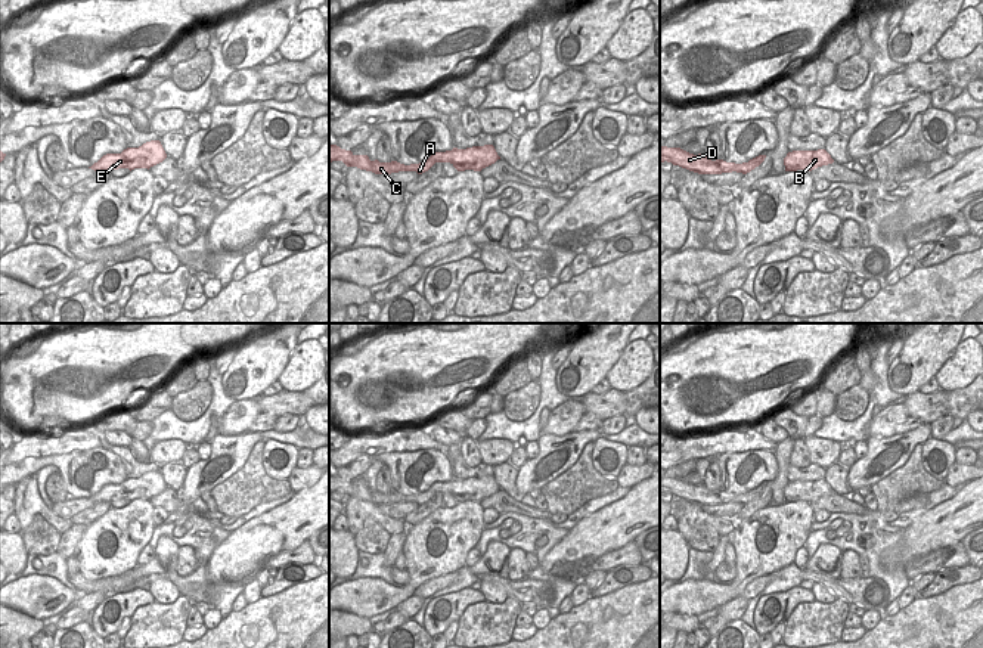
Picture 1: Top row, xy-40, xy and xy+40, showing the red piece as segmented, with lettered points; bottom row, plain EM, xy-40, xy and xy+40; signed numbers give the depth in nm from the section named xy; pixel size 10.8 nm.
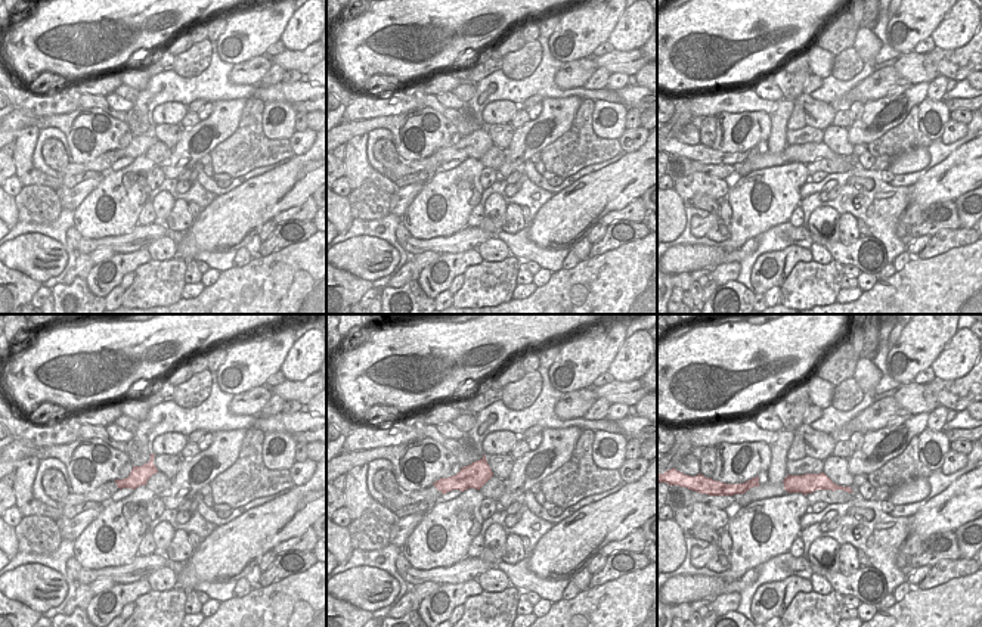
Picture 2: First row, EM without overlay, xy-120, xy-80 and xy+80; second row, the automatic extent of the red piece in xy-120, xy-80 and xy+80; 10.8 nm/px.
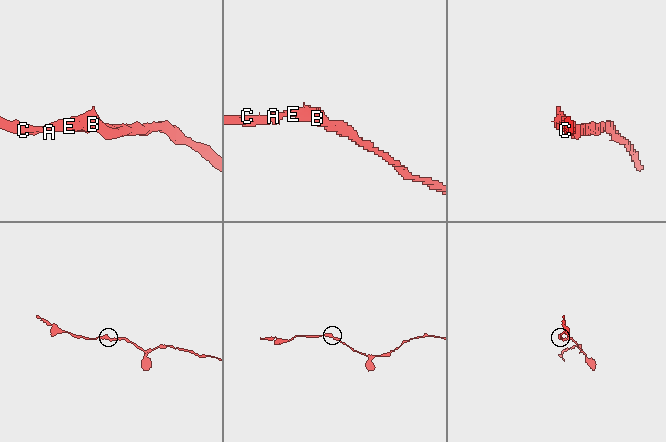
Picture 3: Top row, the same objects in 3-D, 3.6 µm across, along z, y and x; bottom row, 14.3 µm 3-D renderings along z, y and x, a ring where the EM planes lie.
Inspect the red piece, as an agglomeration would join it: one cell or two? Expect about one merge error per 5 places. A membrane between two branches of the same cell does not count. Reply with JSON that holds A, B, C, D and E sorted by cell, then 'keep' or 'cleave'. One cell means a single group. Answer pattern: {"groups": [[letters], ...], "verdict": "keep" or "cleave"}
{"groups": [["A", "B", "C", "D", "E"]], "verdict": "keep"}

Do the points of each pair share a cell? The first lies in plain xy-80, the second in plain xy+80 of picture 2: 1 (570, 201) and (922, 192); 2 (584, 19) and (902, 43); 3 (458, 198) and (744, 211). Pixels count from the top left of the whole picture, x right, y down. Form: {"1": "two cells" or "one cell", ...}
{"1": "one cell", "2": "one cell", "3": "one cell"}

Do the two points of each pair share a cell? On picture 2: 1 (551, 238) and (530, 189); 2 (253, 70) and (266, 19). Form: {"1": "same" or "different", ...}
{"1": "different", "2": "different"}

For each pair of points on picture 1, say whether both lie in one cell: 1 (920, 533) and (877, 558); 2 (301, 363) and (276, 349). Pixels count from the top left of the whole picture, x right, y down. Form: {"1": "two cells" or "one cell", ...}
{"1": "two cells", "2": "two cells"}

